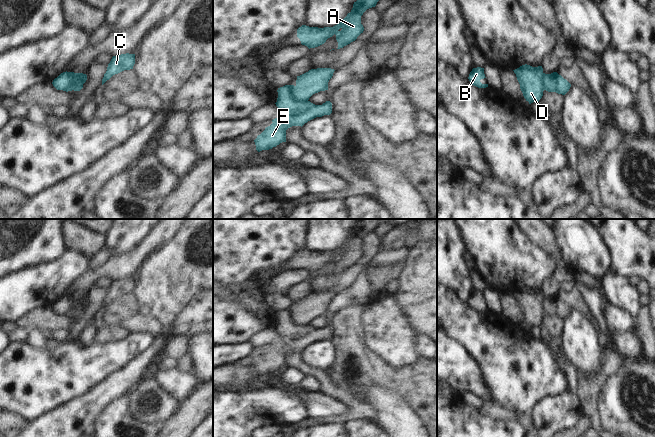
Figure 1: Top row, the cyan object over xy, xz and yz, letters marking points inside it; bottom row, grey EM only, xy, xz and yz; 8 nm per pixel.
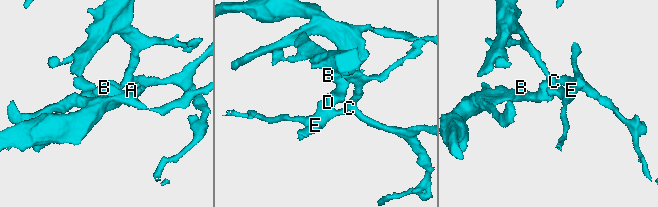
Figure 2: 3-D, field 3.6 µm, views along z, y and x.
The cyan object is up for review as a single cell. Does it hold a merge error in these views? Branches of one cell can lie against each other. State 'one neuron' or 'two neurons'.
two neurons

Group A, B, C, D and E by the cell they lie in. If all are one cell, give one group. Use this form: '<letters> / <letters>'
A B D / C E

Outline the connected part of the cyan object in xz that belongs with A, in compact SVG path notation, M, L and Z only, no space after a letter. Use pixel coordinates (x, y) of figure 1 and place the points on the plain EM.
M358 219L351 236L339 248L324 252L302 249L297 253L297 261L302 269L310 273L324 268L328 262L335 258L338 266L337 273L343 272L363 257L361 240L367 233L375 231L379 223L380 219Z

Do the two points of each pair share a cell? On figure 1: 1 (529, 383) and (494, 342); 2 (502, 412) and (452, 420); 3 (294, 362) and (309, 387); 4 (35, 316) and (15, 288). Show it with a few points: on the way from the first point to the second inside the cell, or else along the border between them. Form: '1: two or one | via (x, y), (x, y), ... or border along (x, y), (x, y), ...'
1: one | via (518, 374), (503, 359), (500, 353)
2: two | border along (478, 410), (492, 418), (507, 420)
3: two | border along (305, 375), (315, 377), (321, 389)
4: two | border along (51, 305), (37, 306), (14, 321)

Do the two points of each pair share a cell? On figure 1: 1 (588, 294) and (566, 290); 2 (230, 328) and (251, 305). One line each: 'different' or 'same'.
1: different
2: different

